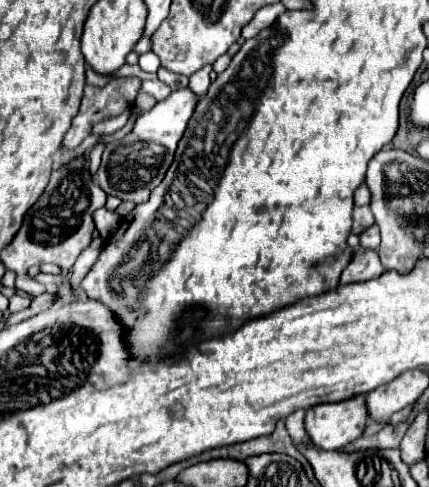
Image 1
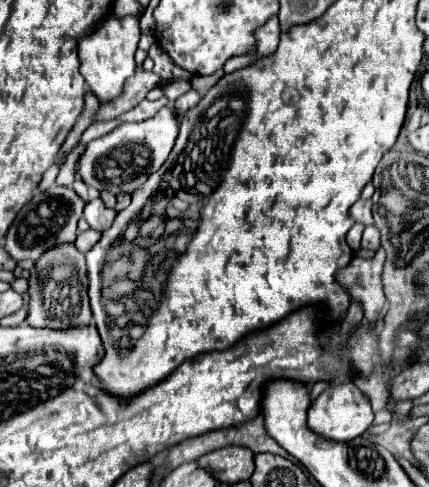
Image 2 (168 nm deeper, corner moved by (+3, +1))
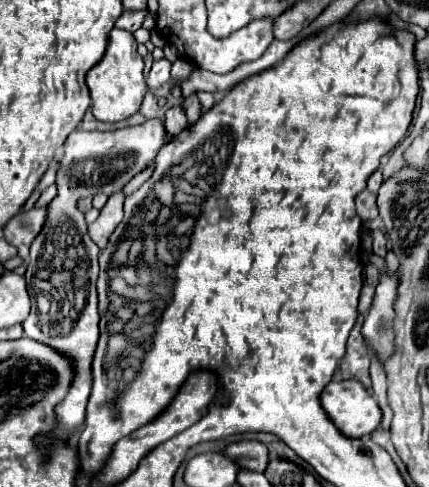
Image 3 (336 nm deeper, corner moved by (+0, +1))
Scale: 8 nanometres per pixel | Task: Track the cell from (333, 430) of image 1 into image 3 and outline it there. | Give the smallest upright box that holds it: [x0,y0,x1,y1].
[320,380,382,438]

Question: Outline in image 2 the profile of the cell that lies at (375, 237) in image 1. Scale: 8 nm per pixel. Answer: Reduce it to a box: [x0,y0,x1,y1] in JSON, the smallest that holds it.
[361,226,379,250]

